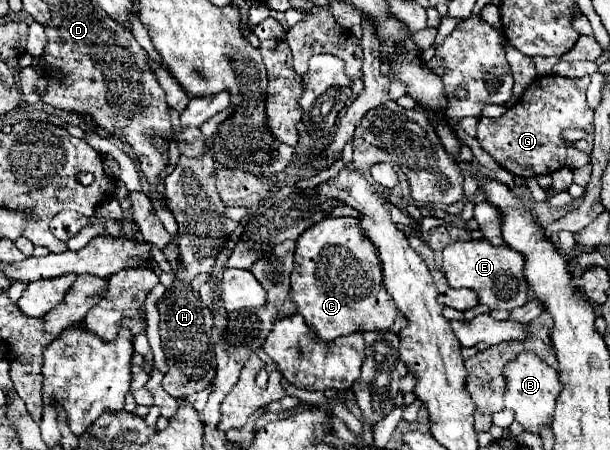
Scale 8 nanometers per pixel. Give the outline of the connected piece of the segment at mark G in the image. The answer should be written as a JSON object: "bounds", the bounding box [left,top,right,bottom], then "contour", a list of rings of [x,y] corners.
{"bounds":[477,76,593,178],"contour":[[[545,76],[539,78],[521,100],[511,106],[499,118],[481,118],[477,126],[477,140],[505,170],[515,176],[529,178],[541,174],[553,174],[565,166],[565,140],[563,132],[569,128],[579,128],[587,132],[587,138],[577,140],[573,146],[589,152],[593,148],[593,112],[585,102],[585,90],[589,86],[589,76],[583,78],[563,78],[563,76]]]}

